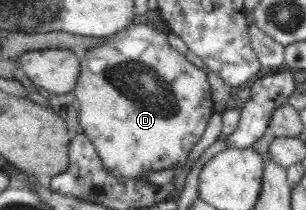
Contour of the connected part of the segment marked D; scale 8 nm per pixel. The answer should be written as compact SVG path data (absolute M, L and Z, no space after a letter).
M146 20L139 24L131 23L121 32L117 32L102 40L102 45L96 45L96 47L86 51L86 54L79 61L80 70L77 74L75 85L71 90L75 96L75 105L78 106L77 118L83 133L94 145L102 166L114 176L144 181L145 176L150 171L161 171L164 169L177 170L178 168L182 168L187 154L190 152L192 146L198 142L200 136L202 136L206 122L208 122L208 118L213 113L213 102L210 94L210 85L206 78L206 71L200 70L197 66L188 62L185 55L173 50L167 43L166 35L167 32L160 30L160 28L155 28Z

